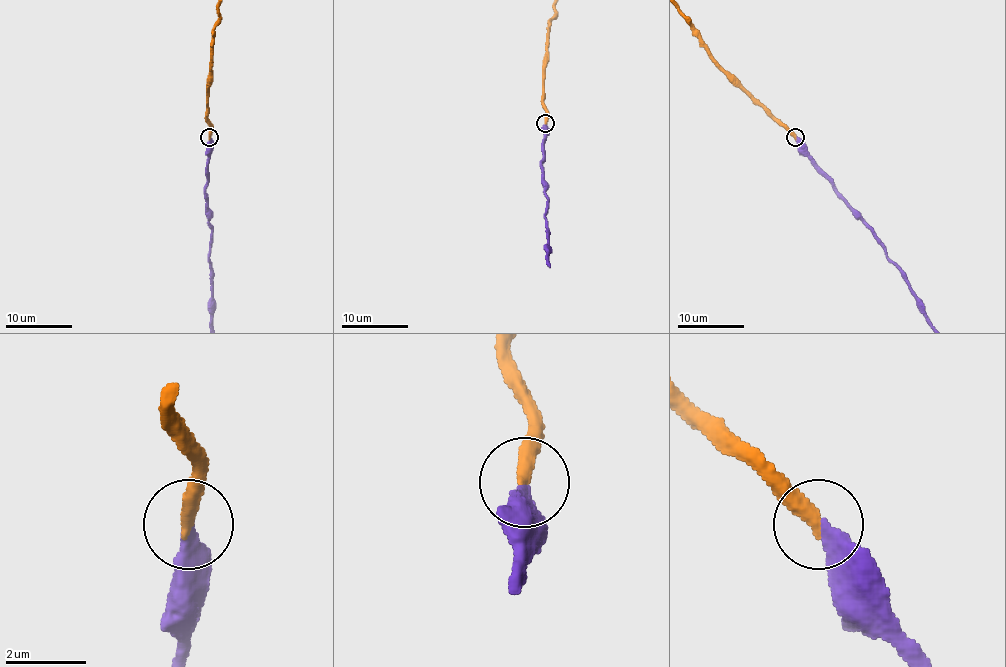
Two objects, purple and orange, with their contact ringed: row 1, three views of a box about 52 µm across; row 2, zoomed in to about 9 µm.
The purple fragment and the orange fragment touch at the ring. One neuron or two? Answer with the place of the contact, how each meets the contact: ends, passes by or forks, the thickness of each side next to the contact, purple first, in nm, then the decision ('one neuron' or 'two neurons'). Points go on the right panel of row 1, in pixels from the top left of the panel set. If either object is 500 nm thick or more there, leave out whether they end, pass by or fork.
at (795, 137); purple ends there; orange ends there; 420 nm thick on the purple side, 400 nm on the other; one neuron

